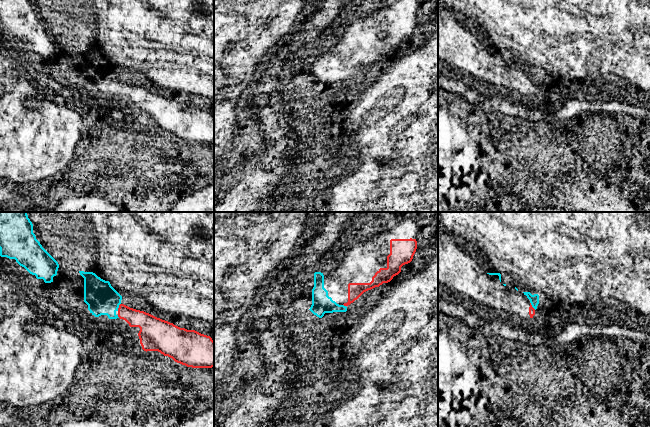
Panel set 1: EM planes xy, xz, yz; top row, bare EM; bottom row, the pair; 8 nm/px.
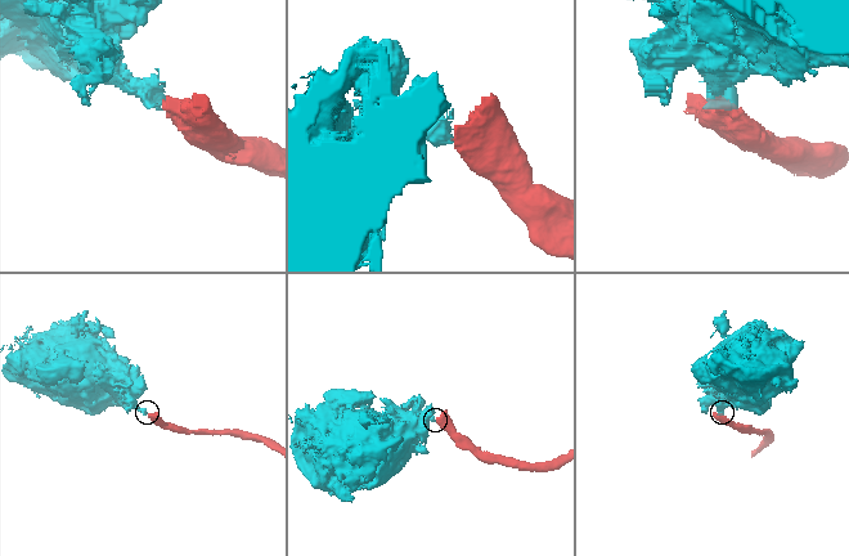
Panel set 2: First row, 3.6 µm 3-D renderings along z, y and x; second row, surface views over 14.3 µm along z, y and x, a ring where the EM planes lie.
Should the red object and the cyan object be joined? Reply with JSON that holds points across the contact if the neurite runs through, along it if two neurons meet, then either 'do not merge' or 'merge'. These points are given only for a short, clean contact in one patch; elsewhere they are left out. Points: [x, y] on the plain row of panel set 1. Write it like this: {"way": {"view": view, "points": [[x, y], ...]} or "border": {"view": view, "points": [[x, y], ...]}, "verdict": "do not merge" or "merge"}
{"way": {"view": "xy", "points": [[146, 98], [134, 94], [119, 83], [102, 75]]}, "verdict": "merge"}

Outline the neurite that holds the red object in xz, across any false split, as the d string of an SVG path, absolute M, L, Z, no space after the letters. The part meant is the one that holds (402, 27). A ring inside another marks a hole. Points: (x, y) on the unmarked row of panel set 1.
M391 15L387 43L380 44L370 59L349 59L348 78L343 81L337 80L328 72L328 67L324 64L323 49L315 48L312 81L309 86L319 94L322 94L325 89L346 88L347 82L357 76L364 68L379 63L383 59L388 59L394 52L398 51L401 48L401 43L412 37L416 25L416 15Z

